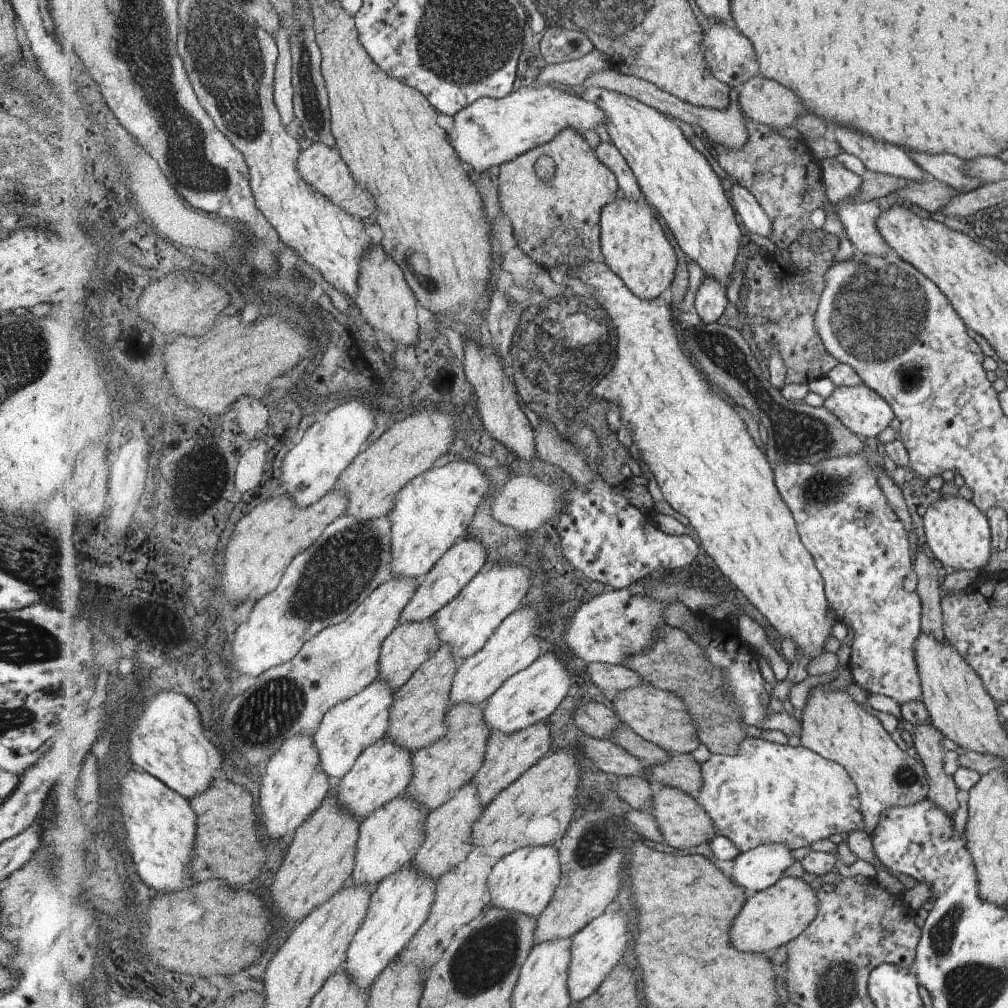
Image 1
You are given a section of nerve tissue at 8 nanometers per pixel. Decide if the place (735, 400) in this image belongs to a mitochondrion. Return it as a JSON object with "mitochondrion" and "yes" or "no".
{"mitochondrion":"no"}

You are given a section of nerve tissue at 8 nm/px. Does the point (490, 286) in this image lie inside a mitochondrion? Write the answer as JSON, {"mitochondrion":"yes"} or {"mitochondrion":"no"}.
{"mitochondrion":"no"}

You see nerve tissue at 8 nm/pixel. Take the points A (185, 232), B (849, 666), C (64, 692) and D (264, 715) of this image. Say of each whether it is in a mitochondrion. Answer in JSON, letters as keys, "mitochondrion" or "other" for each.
{"A":"other","B":"other","C":"other","D":"mitochondrion"}

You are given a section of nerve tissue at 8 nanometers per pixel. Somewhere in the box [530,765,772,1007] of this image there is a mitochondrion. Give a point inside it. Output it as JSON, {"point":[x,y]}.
{"point":[594,846]}

